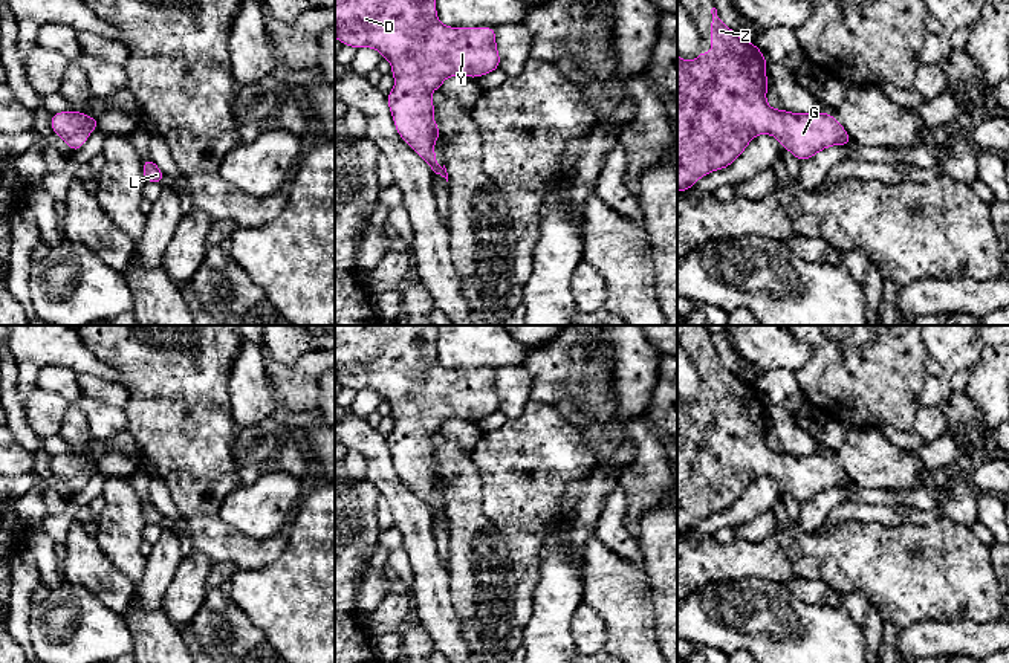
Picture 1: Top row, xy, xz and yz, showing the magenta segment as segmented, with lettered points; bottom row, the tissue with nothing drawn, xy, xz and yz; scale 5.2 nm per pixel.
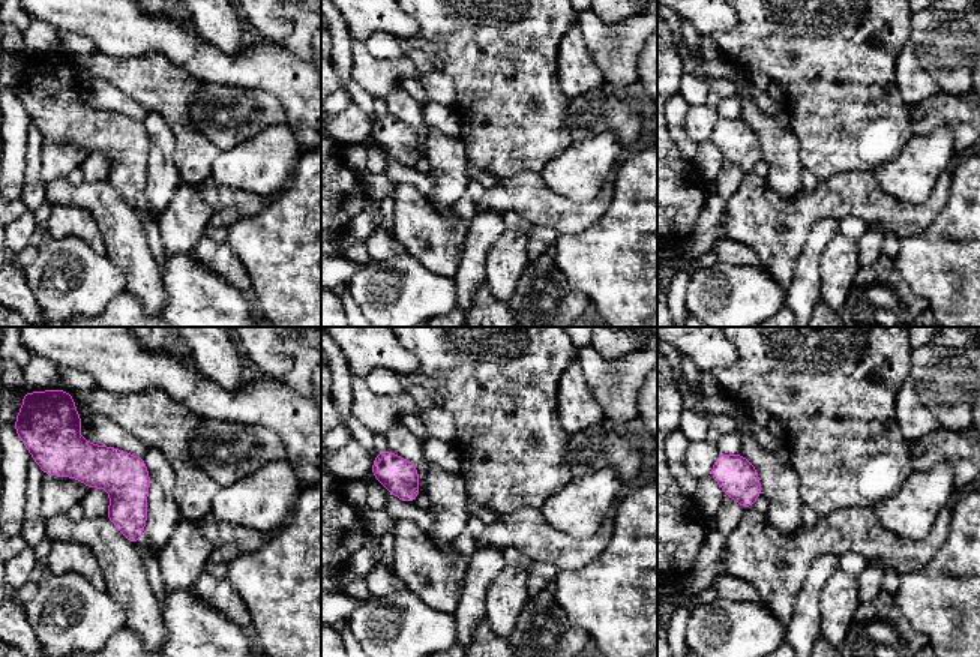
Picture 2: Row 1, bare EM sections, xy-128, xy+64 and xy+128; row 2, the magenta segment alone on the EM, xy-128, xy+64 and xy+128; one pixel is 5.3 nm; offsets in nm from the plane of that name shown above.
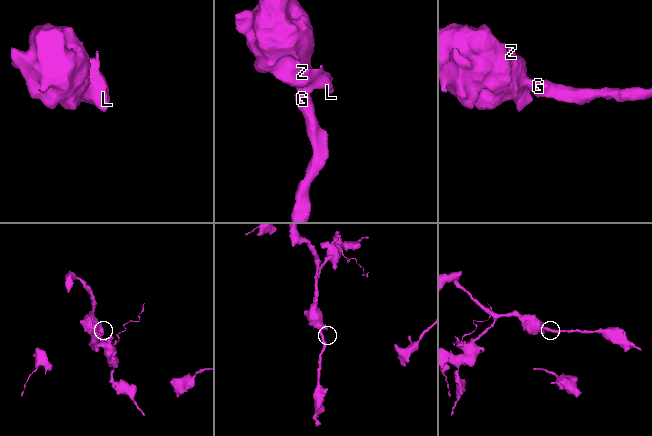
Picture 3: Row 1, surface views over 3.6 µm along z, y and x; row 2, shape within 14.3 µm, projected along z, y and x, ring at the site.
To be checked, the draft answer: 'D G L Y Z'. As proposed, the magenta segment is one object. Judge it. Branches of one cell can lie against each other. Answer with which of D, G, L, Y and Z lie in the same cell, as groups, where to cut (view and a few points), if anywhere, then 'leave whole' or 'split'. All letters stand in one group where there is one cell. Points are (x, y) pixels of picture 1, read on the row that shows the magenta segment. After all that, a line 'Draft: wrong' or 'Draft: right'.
groups D G L Y Z; cut none; leave whole
Draft: right

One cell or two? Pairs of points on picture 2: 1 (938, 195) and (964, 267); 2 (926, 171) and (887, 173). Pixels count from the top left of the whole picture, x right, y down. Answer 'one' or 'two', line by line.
1: two
2: one

